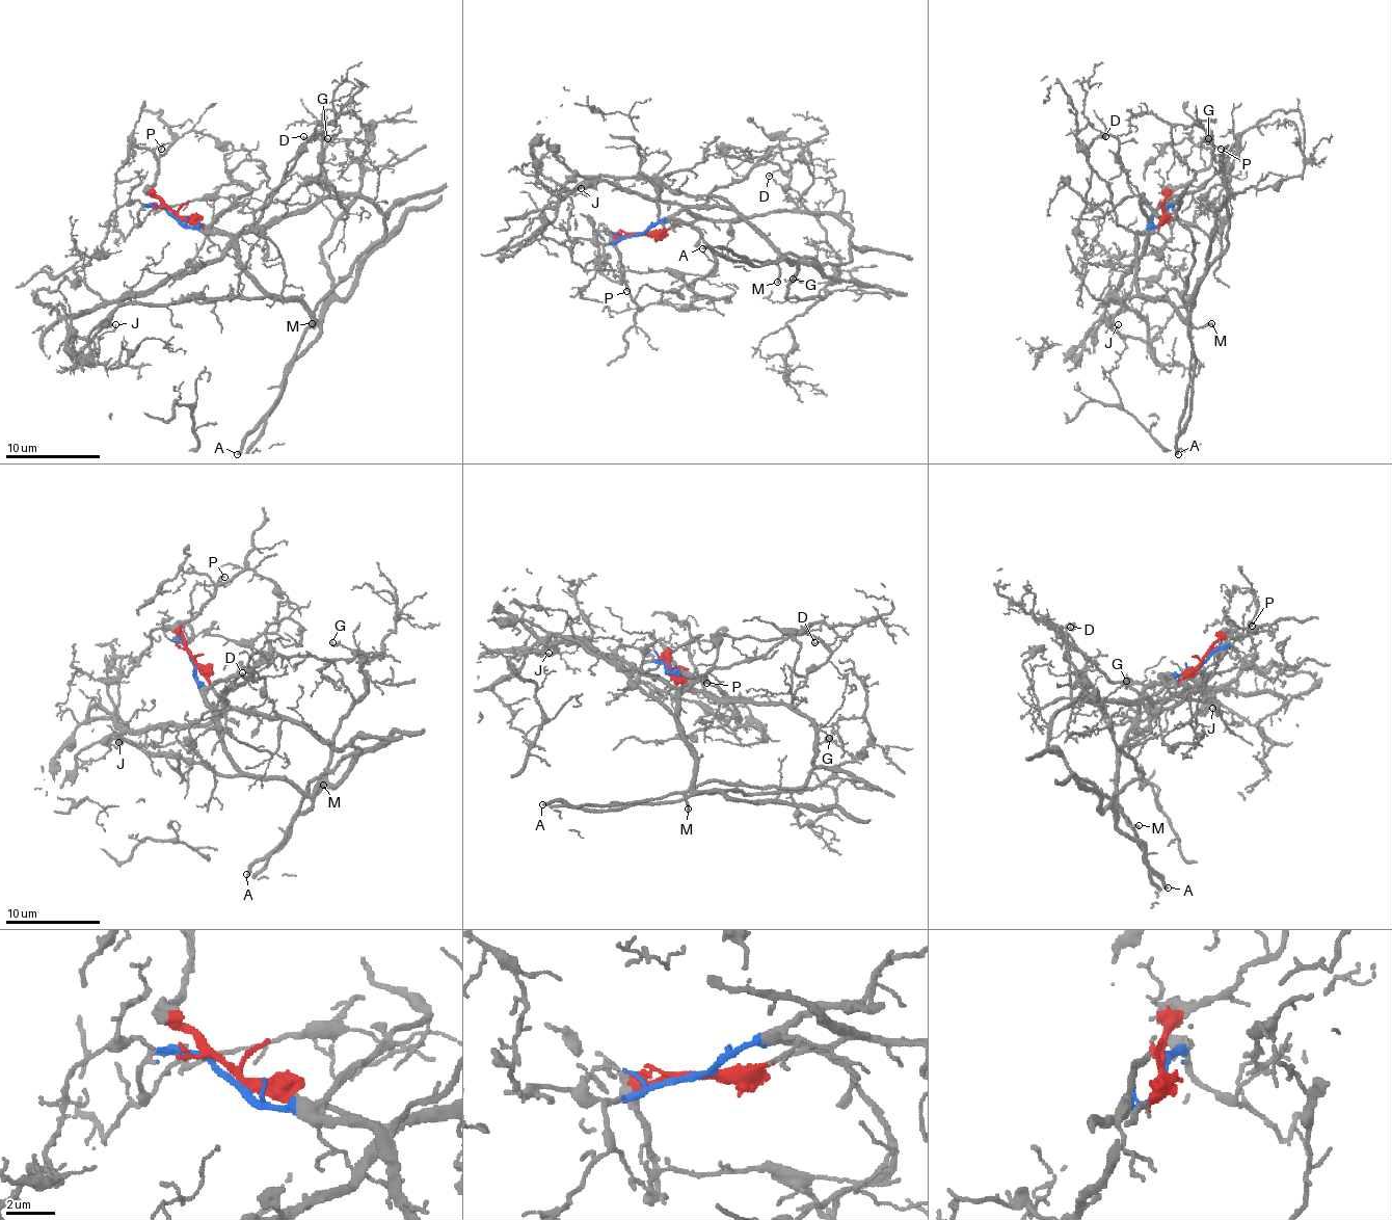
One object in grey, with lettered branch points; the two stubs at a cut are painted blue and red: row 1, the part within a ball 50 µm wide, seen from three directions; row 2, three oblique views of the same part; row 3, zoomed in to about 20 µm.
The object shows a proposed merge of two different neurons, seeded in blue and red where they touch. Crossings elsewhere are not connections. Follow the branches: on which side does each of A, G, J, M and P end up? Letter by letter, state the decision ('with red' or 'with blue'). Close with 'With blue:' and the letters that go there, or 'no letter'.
A: with blue
G: with blue
J: with blue
M: with red
P: with red
With blue: A, G, J

